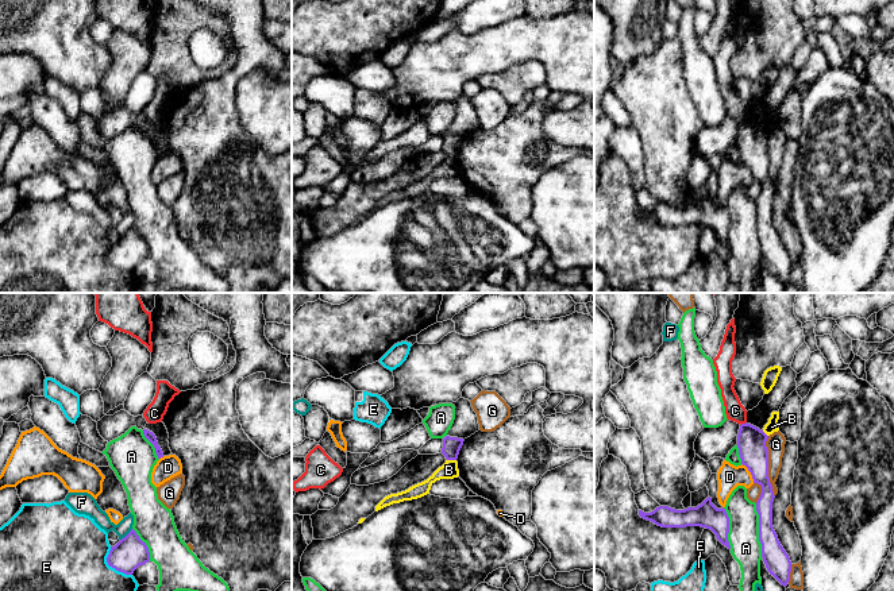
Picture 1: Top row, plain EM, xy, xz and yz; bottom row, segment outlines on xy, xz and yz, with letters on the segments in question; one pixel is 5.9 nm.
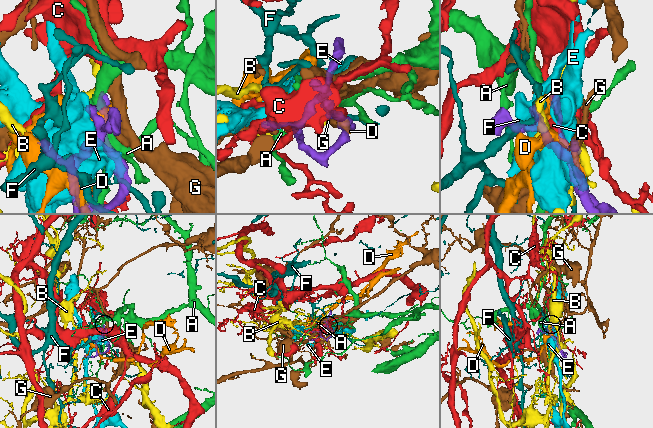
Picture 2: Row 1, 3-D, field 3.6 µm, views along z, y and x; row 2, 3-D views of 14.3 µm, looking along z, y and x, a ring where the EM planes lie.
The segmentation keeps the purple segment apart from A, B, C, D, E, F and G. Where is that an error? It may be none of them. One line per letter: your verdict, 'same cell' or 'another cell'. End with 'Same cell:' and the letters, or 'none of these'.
A: another cell
B: another cell
C: another cell
D: another cell
E: another cell
F: another cell
G: another cell
Same cell: none of these

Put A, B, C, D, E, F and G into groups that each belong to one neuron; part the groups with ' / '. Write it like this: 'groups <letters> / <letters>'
groups A / B / C / D / E / F / G

